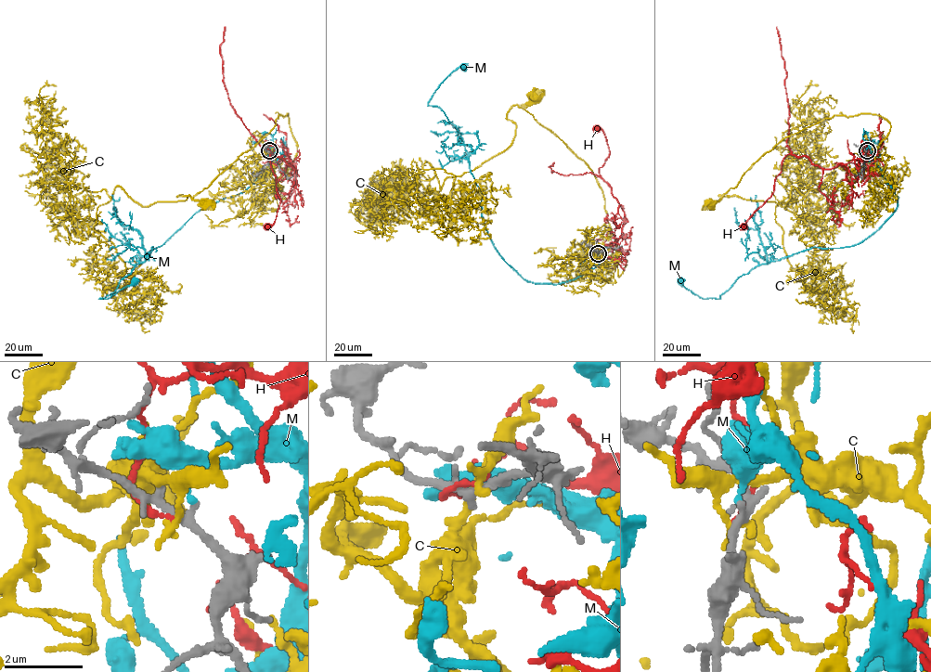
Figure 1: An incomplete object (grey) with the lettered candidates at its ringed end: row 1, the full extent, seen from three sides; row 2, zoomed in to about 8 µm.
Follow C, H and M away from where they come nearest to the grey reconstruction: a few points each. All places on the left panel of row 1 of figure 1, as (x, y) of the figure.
C: (269, 150), (272, 171), (285, 178), (296, 151), (288, 113), (192, 198), (206, 202)
H: (267, 151), (271, 145), (285, 148), (295, 166), (270, 155), (280, 199), (276, 219), (267, 226)
M: (271, 151), (276, 149), (275, 158), (265, 174), (243, 191), (199, 210), (98, 299), (135, 282)

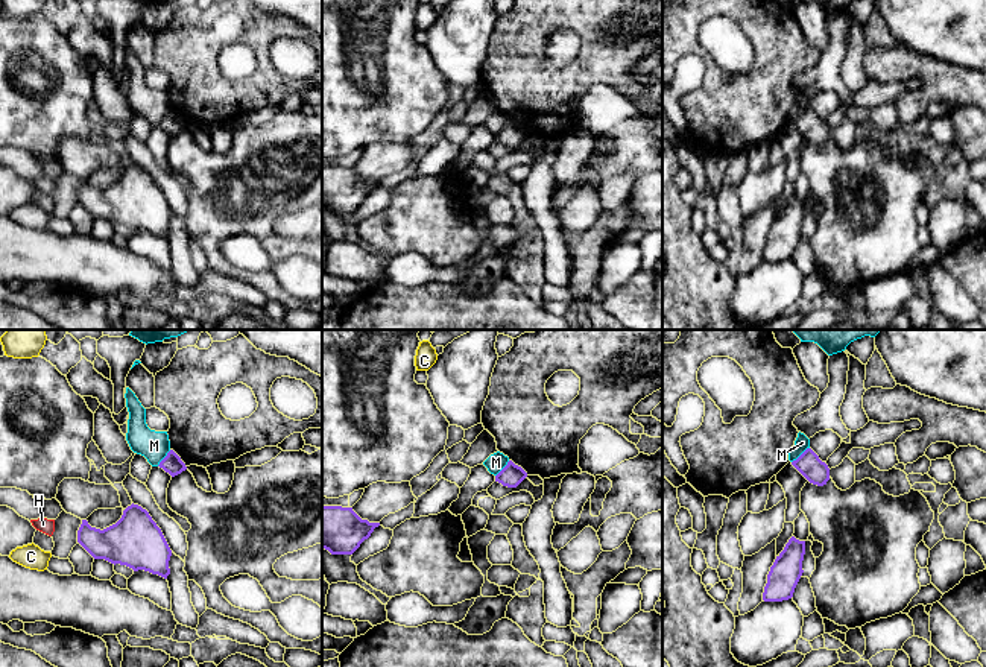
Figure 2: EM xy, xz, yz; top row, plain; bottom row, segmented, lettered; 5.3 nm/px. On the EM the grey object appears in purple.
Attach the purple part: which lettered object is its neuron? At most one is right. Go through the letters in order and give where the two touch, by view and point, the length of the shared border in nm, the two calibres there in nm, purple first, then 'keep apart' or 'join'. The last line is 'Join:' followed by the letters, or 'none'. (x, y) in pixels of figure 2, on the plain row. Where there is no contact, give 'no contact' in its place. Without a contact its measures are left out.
C: no contact; keep apart
H: no contact; keep apart
M: meets purple in yz at (801, 114); contact 130 nm long; 130 nm thick on the purple side, 80 nm on the other; keep apart
Join: none

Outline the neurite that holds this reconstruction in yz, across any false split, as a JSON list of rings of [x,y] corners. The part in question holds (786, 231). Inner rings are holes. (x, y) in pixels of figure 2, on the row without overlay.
[[[792,196],[770,226],[763,252],[764,261],[782,261],[793,257],[795,248],[804,232],[804,214],[805,201]]]

